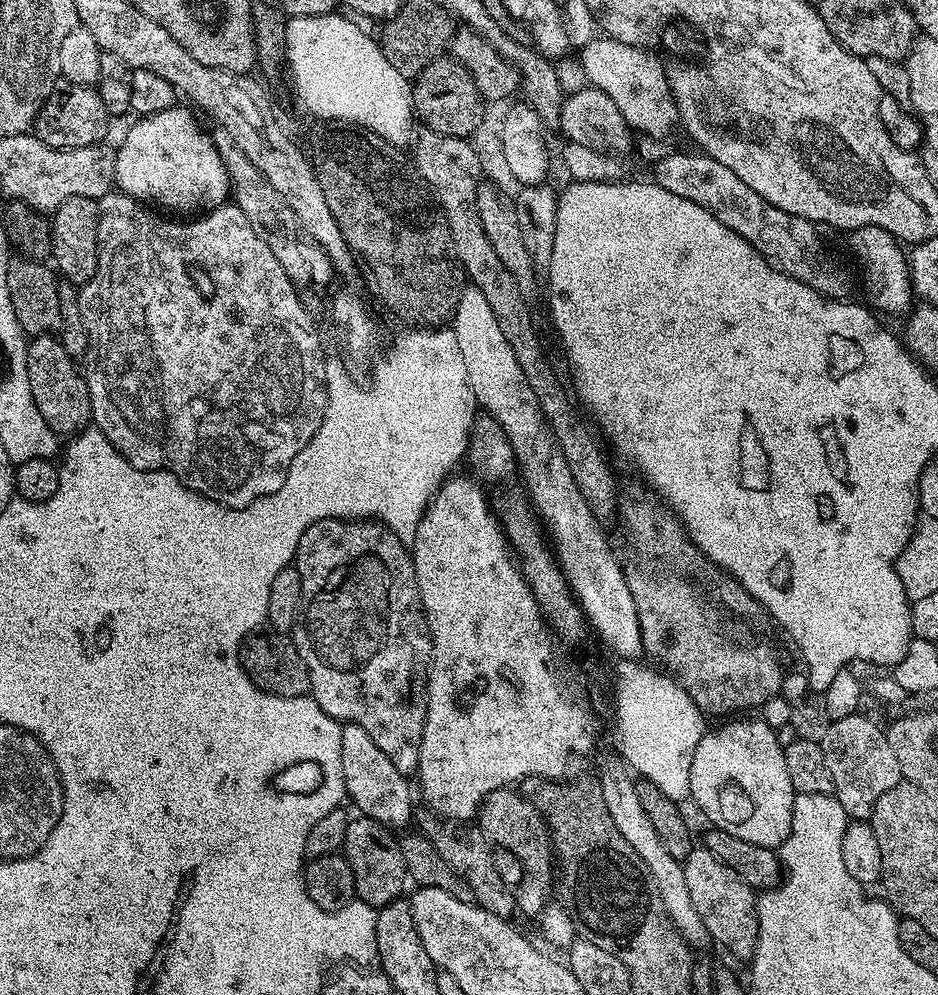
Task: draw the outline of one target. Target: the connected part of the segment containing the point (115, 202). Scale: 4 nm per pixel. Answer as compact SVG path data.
M113 190L100 197L100 217L98 218L98 266L96 277L86 282L78 292L80 319L88 331L90 361L92 369L87 369L86 379L92 403L92 424L106 434L108 441L130 461L135 468L147 472L173 472L177 478L187 481L188 468L192 468L190 486L198 494L220 504L218 488L228 488L228 462L234 462L232 446L238 442L240 428L254 426L248 420L274 422L274 376L322 376L328 374L328 360L320 349L320 336L300 301L301 293L293 284L282 262L274 258L274 250L266 246L264 239L250 226L246 214L234 202L226 202L218 208L205 211L199 218L192 218L189 224L179 224L179 219L169 218L153 210L147 203L127 196L125 192Z

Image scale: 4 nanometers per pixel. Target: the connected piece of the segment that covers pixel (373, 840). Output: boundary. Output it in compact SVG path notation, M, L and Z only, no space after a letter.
M357 815L349 819L342 855L348 860L350 870L353 871L356 883L355 899L366 902L377 910L401 899L403 892L400 891L403 890L404 884L406 885L406 873L400 841L383 824L368 816Z

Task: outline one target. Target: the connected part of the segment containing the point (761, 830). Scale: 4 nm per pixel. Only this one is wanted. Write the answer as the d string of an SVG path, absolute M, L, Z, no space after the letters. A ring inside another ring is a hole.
M748 718L729 719L721 728L701 735L690 762L688 796L704 811L712 828L726 829L742 842L776 850L790 834L797 791L790 782L790 770L786 770L777 729L764 720L744 719Z

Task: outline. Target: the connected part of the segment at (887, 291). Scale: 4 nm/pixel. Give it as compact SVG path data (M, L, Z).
M881 227L856 228L847 236L849 236L848 250L862 274L867 305L875 311L880 310L888 314L898 314L902 311L905 313L913 303L914 293L910 279L909 261L896 237L889 234L888 231L882 230Z

